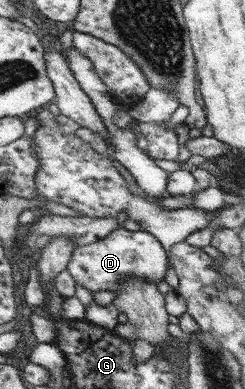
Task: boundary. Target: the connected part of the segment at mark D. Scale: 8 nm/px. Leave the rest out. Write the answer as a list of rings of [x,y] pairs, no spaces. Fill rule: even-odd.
[[[118,228],[104,240],[78,246],[67,270],[71,272],[77,284],[92,294],[97,291],[112,291],[118,295],[123,281],[129,281],[129,277],[158,284],[167,275],[169,261],[167,251],[163,249],[162,242],[154,234],[147,230],[129,231]]]

